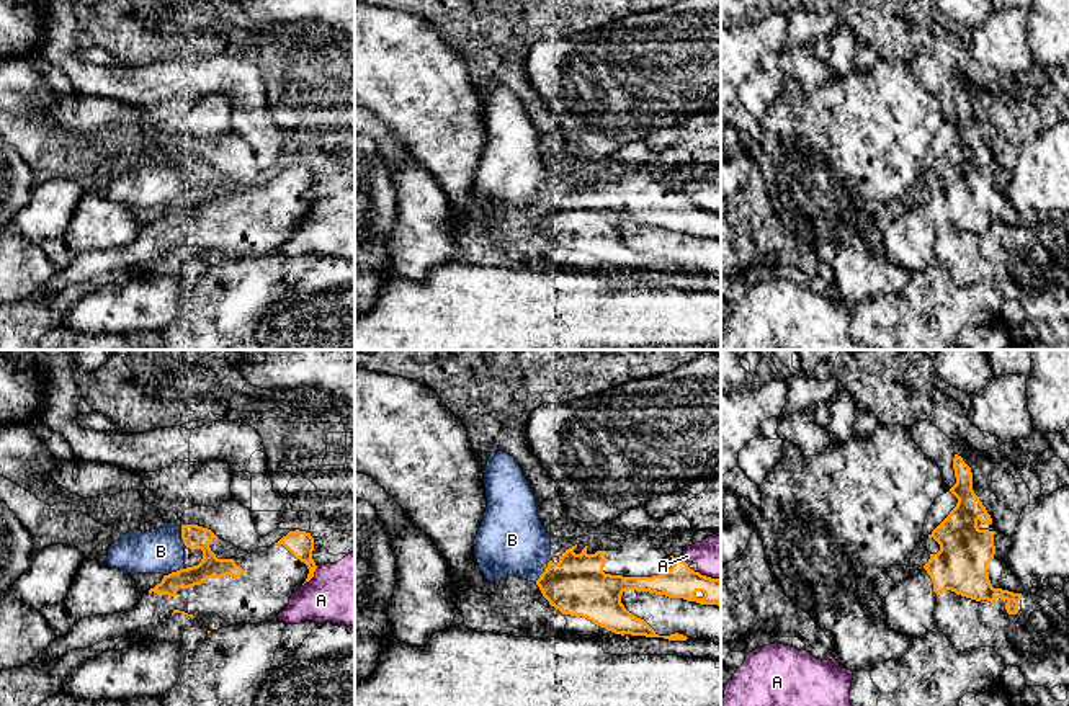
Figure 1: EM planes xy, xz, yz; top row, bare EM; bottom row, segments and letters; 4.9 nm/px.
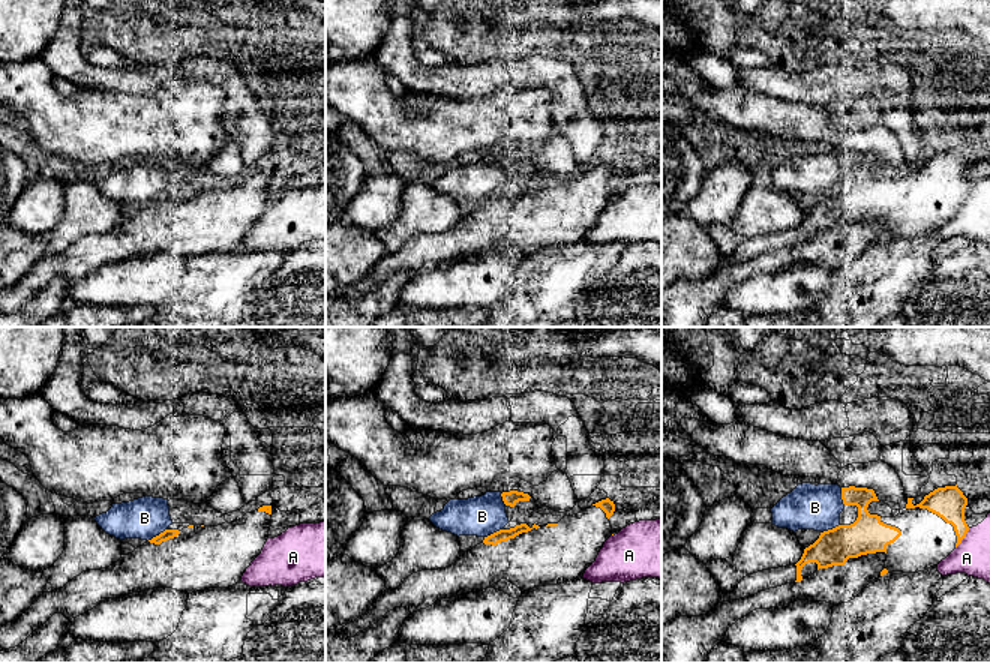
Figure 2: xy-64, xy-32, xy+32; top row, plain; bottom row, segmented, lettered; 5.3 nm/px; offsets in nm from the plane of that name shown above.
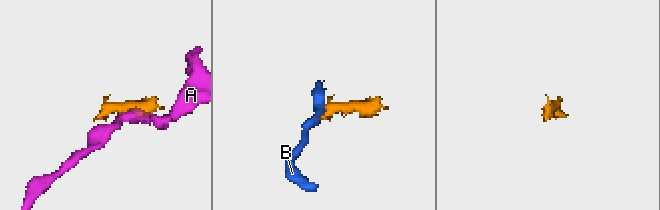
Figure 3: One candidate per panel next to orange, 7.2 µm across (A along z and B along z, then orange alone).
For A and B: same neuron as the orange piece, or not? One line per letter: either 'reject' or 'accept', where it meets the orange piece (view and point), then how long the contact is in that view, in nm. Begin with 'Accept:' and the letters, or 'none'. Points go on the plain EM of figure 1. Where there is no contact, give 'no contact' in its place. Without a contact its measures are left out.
Accept: none
A: reject; contact xy (313, 210); length 130 nm
B: reject; contact xy (182, 170); length 110 nm

